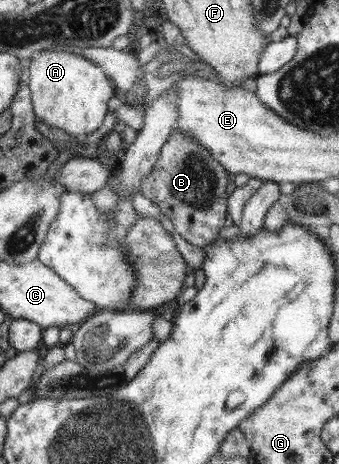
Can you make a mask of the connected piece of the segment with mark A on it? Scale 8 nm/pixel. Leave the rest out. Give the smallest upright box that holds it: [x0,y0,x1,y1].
[25,49,117,139]

